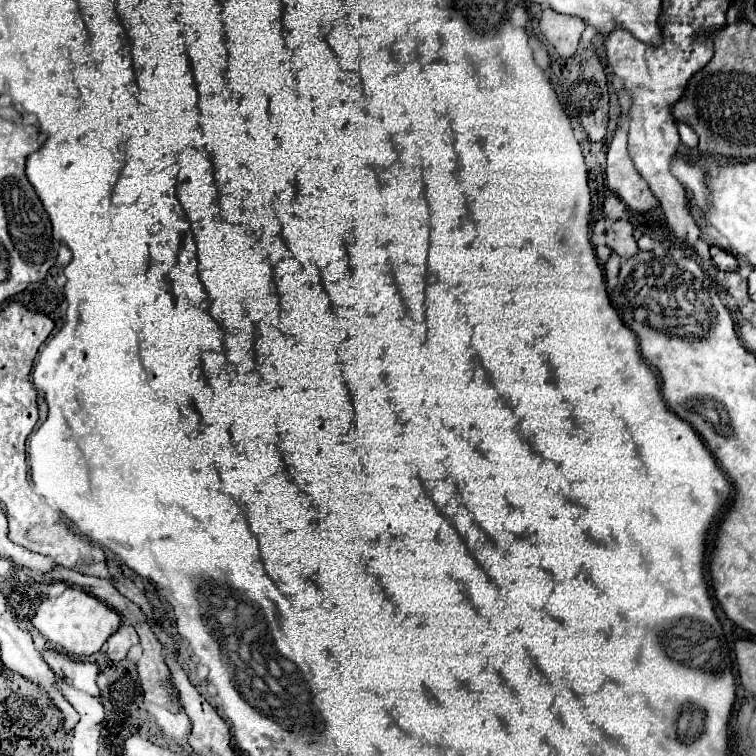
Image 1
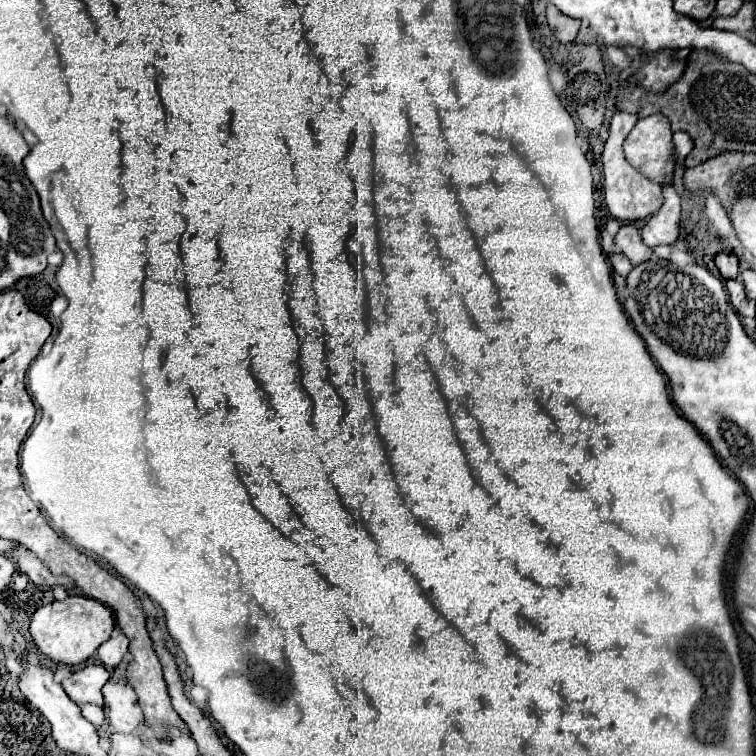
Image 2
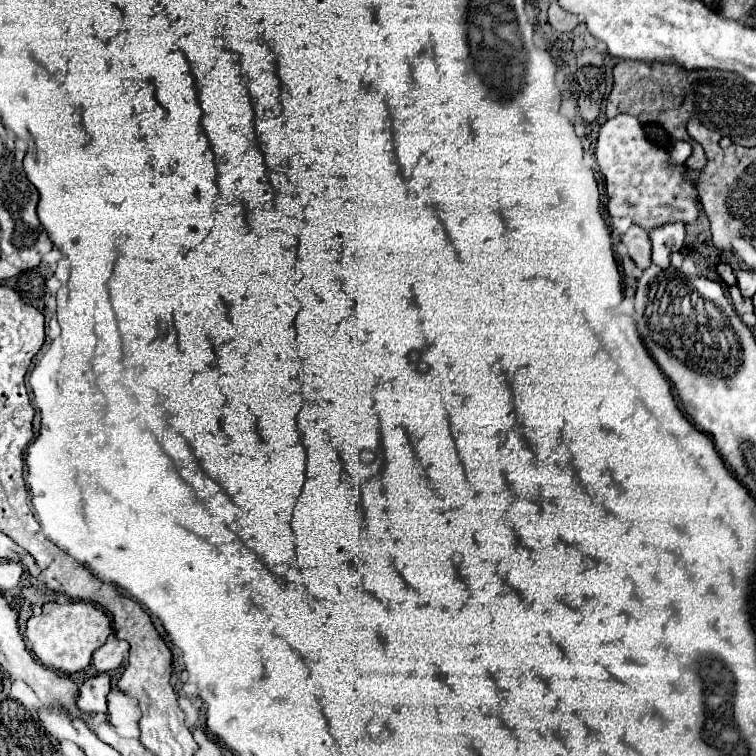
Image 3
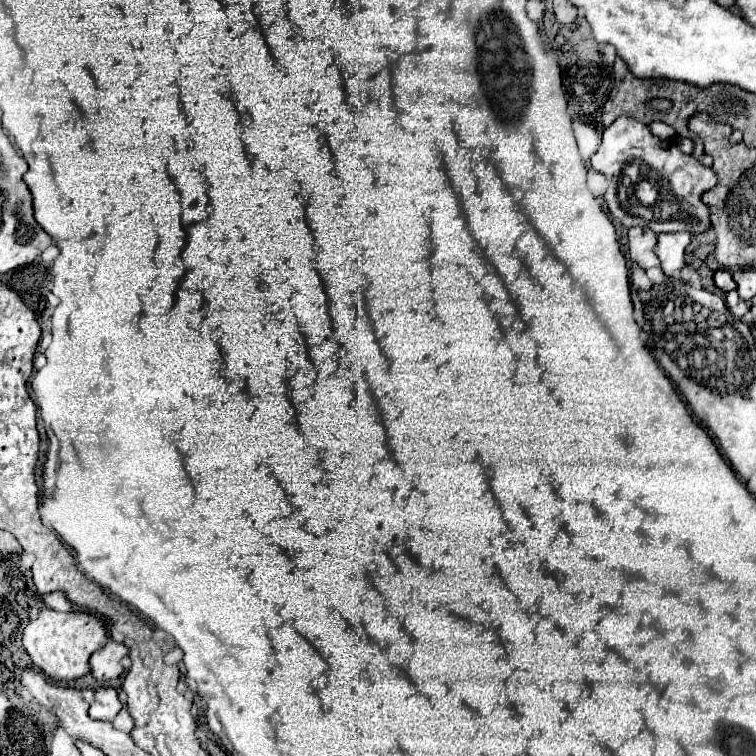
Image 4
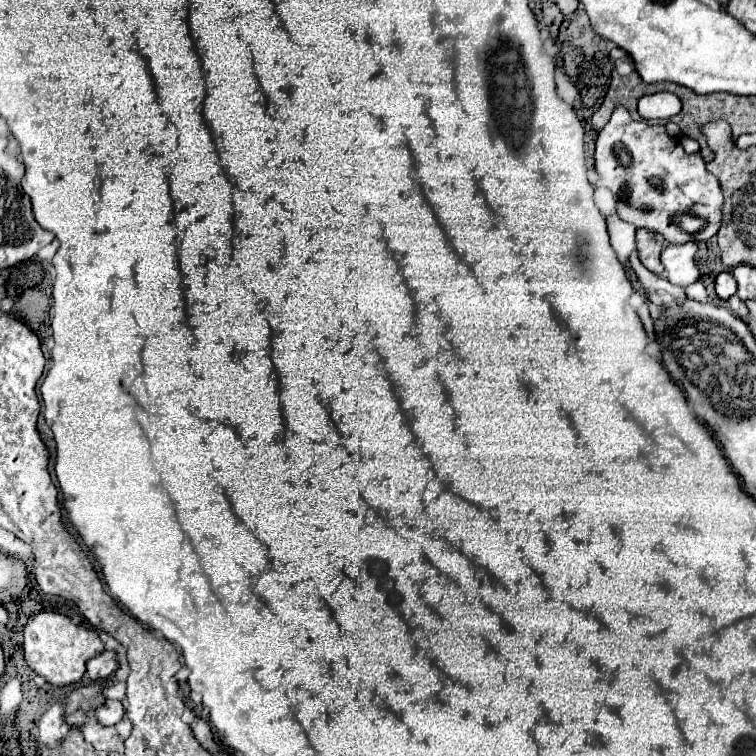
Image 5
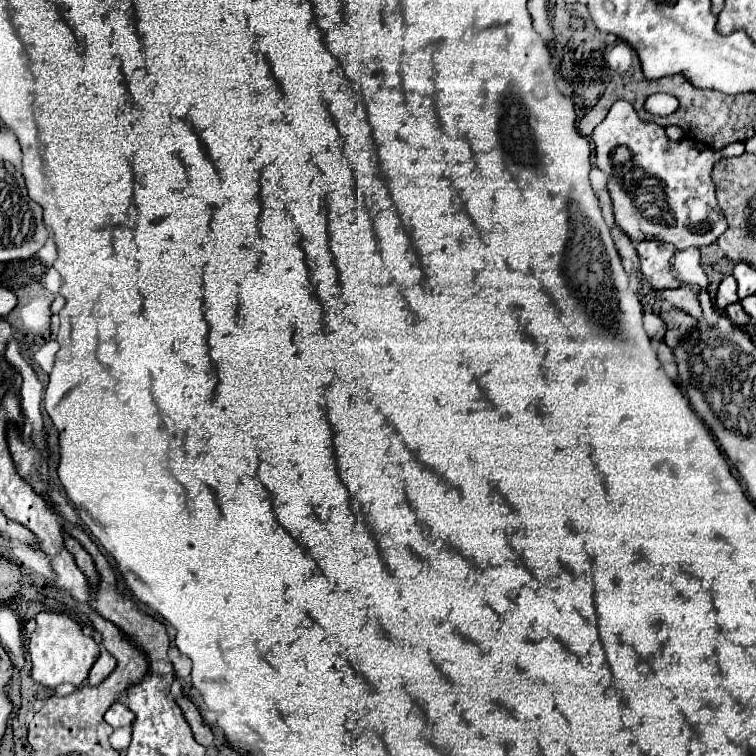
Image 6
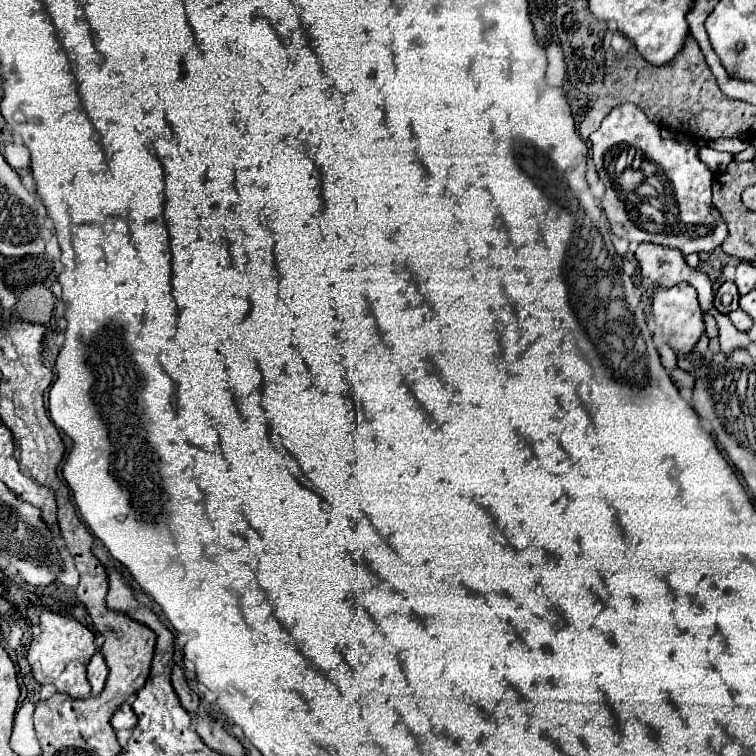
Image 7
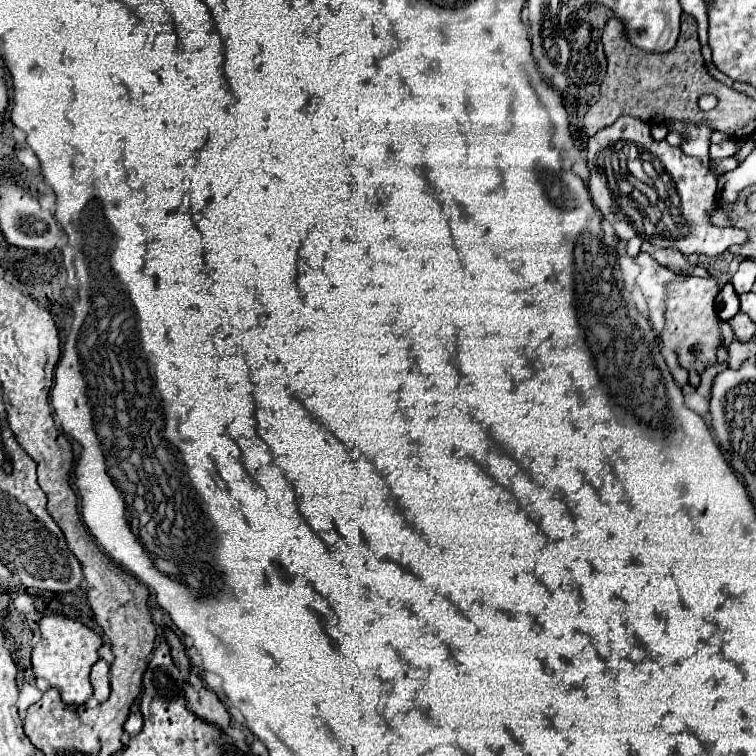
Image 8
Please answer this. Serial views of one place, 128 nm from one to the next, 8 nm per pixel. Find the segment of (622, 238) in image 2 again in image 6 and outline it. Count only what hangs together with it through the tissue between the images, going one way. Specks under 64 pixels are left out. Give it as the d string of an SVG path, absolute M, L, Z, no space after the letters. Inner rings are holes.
M644 240L638 244L638 256L642 264L642 274L652 284L654 290L662 288L678 288L682 286L670 272L670 260L676 248L658 240Z

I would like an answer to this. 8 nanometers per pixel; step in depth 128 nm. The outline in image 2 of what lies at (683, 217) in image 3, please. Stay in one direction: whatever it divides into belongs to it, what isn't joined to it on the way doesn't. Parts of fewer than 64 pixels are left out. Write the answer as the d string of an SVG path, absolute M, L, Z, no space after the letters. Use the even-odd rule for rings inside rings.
M618 110L612 116L610 122L610 136L604 144L604 198L608 204L610 214L616 220L624 220L624 222L636 222L636 220L644 220L648 216L652 216L654 212L660 210L664 196L662 196L662 188L658 184L652 184L650 180L646 180L644 176L640 176L640 172L634 172L634 168L628 164L628 160L624 158L622 152L622 144L624 138L630 134L630 130L636 124L636 116L630 112L622 112Z

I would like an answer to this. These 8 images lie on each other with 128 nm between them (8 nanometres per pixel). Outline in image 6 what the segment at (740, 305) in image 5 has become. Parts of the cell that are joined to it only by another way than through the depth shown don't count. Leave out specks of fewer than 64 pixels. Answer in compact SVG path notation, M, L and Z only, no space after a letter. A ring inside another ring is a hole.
M740 302L728 304L728 306L726 306L726 314L728 314L728 318L730 318L736 326L746 326L746 324L750 322L750 316L748 316L746 310L740 306Z

